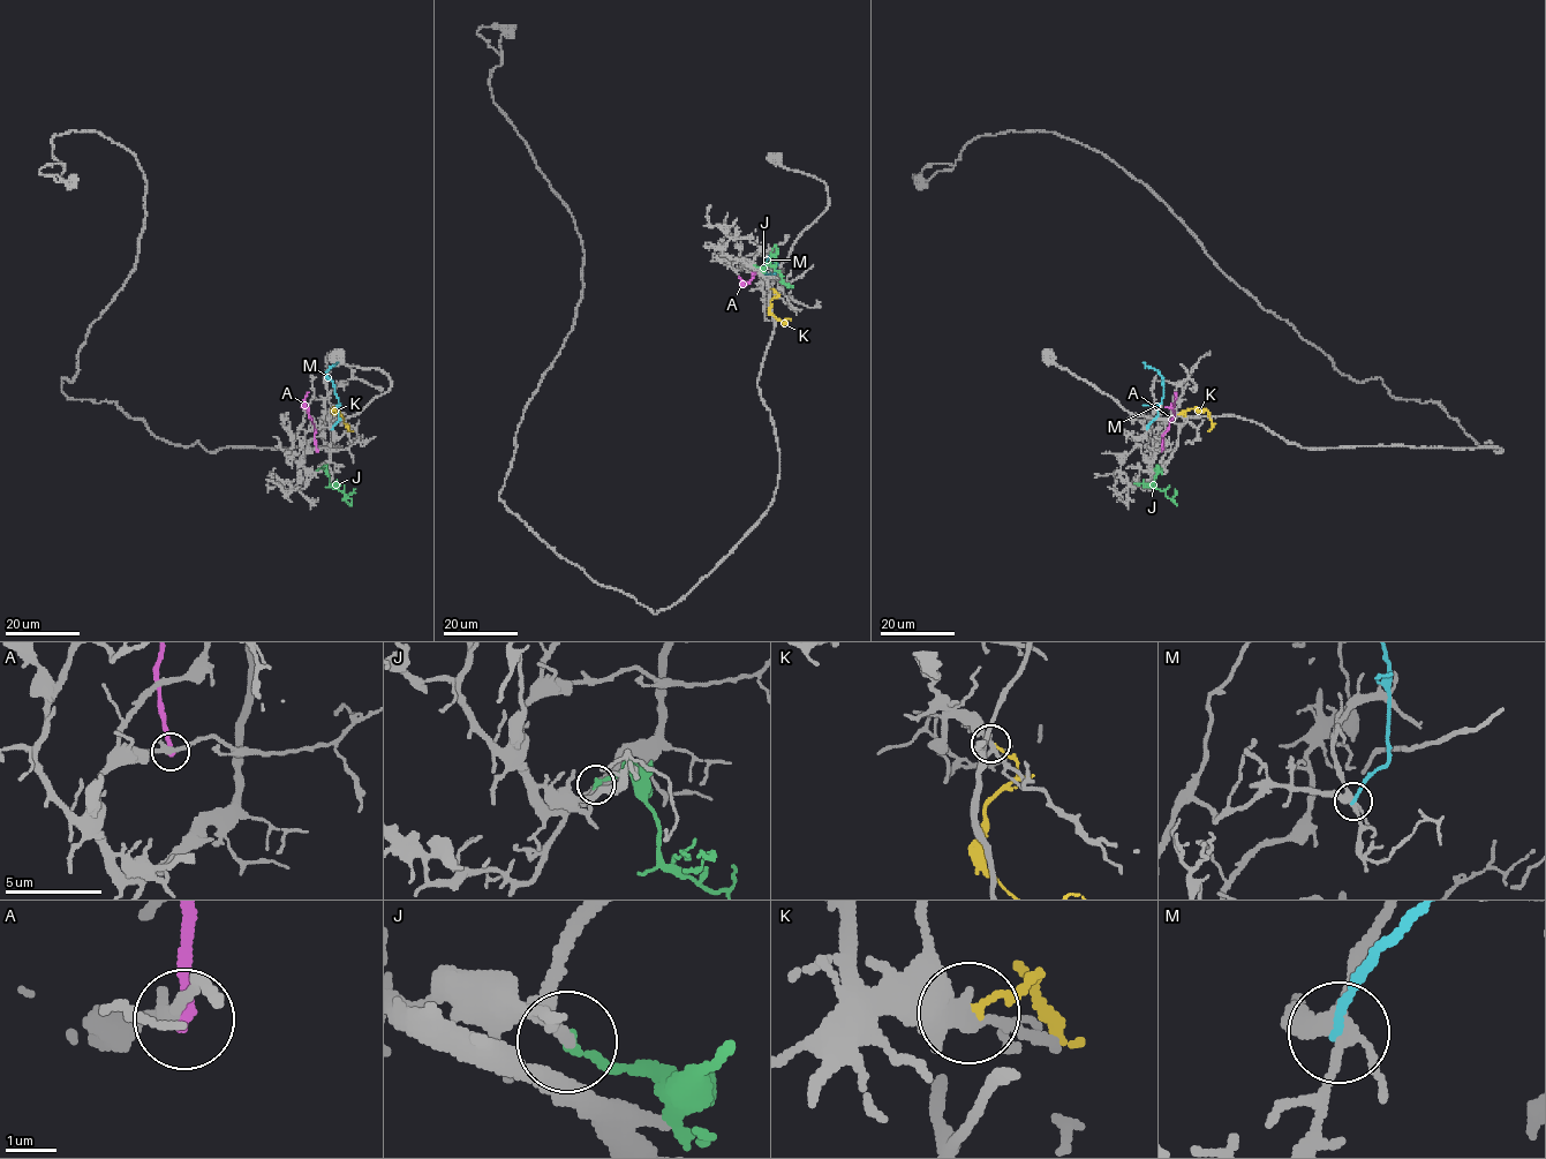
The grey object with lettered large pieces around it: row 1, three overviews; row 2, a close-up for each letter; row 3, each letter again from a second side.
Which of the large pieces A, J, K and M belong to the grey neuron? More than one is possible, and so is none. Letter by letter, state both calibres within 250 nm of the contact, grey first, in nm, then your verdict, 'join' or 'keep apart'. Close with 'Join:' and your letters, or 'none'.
A: 280 nm thick on the grey side, 240 nm on the other; keep apart
J: 140 nm thick on the grey side, 200 nm on the other; join
K: 280 nm thick on the grey side, 120 nm on the other; keep apart
M: 300 nm thick on the grey side, 170 nm on the other; keep apart
Join: J

